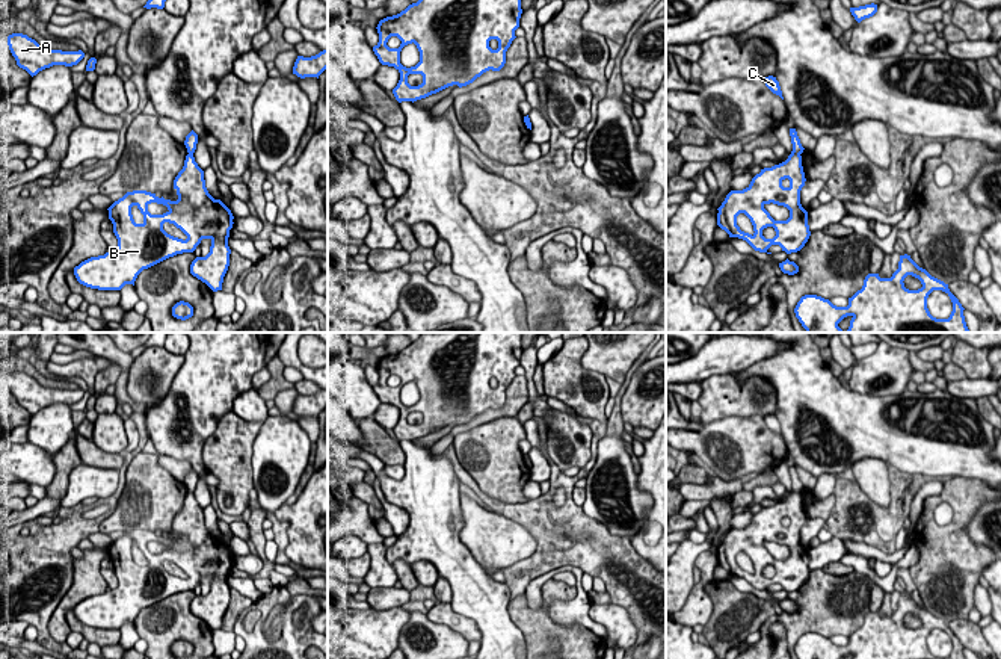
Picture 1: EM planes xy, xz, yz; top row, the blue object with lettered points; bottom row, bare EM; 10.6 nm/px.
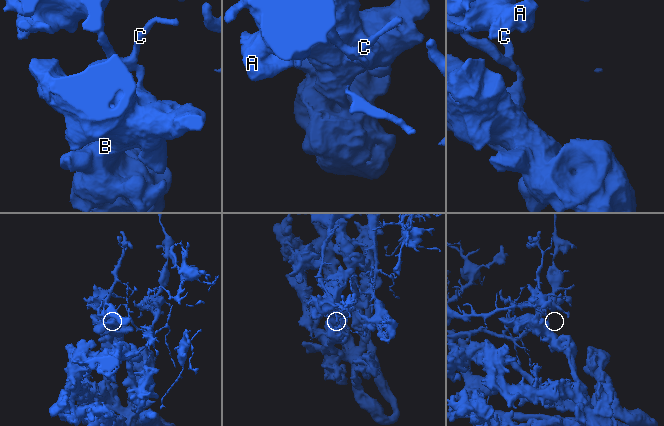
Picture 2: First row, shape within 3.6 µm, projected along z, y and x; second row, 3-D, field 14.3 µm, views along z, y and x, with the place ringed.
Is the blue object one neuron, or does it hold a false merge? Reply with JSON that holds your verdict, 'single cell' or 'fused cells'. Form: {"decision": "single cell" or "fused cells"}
{"decision": "fused cells"}

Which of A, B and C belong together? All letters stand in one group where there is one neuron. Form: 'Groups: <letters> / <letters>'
Groups: A C / B

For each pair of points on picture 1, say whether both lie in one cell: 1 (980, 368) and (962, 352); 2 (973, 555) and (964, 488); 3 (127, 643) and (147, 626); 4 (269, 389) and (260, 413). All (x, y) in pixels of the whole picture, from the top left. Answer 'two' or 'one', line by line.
1: one
2: one
3: two
4: two

